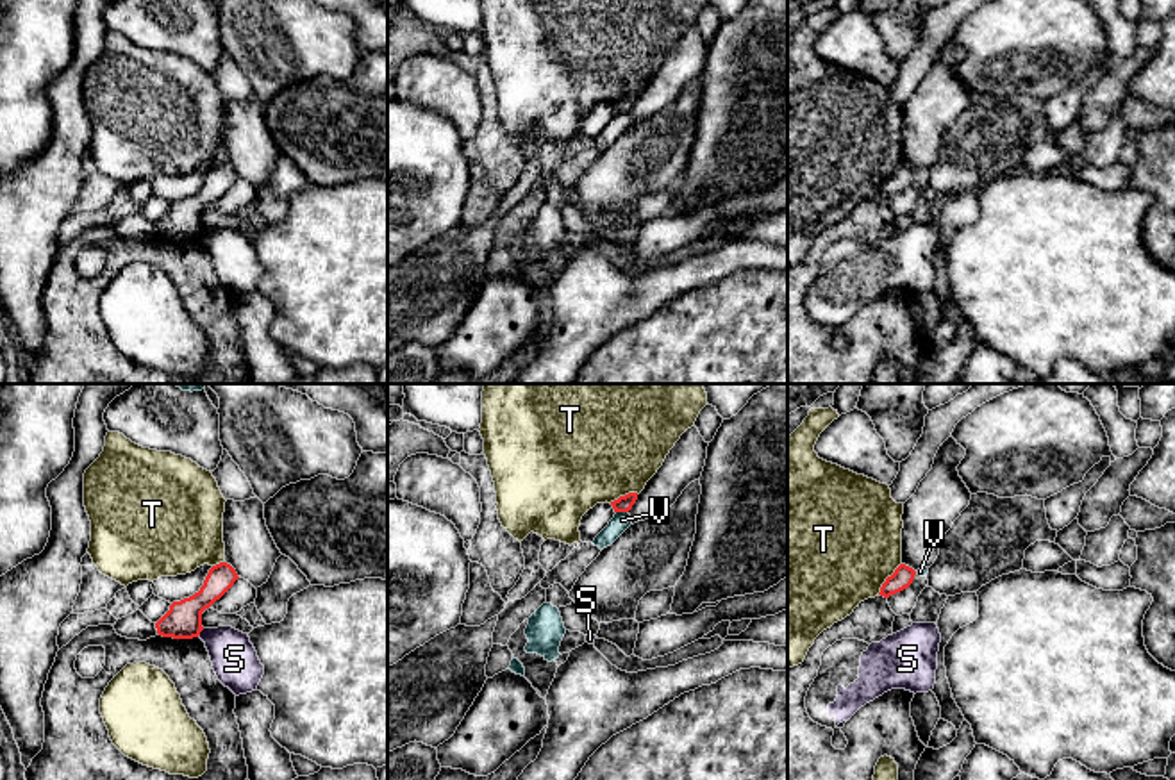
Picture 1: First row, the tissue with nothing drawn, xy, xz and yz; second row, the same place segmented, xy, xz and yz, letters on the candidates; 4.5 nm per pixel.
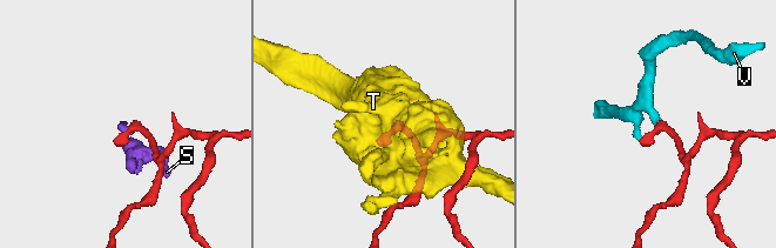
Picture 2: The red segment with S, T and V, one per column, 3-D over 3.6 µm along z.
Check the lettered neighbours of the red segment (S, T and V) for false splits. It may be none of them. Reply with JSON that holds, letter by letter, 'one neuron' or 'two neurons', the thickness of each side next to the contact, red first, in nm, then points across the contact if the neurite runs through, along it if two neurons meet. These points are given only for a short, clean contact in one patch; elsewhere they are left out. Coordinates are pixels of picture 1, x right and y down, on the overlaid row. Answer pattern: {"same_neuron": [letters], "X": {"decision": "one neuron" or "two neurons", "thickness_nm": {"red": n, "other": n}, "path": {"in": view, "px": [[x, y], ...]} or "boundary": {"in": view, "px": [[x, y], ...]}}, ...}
{"same_neuron": [], "S": {"decision": "two neurons", "thickness_nm": {"red": 160, "other": 200}, "boundary": {"in": "xy", "px": [[204, 629], [197, 636]]}}, "T": {"decision": "two neurons", "thickness_nm": {"red": 90, "other": 500}}, "V": {"decision": "two neurons", "thickness_nm": {"red": 80, "other": 80}, "boundary": {"in": "xz", "px": [[616, 511], [627, 513]]}}}

